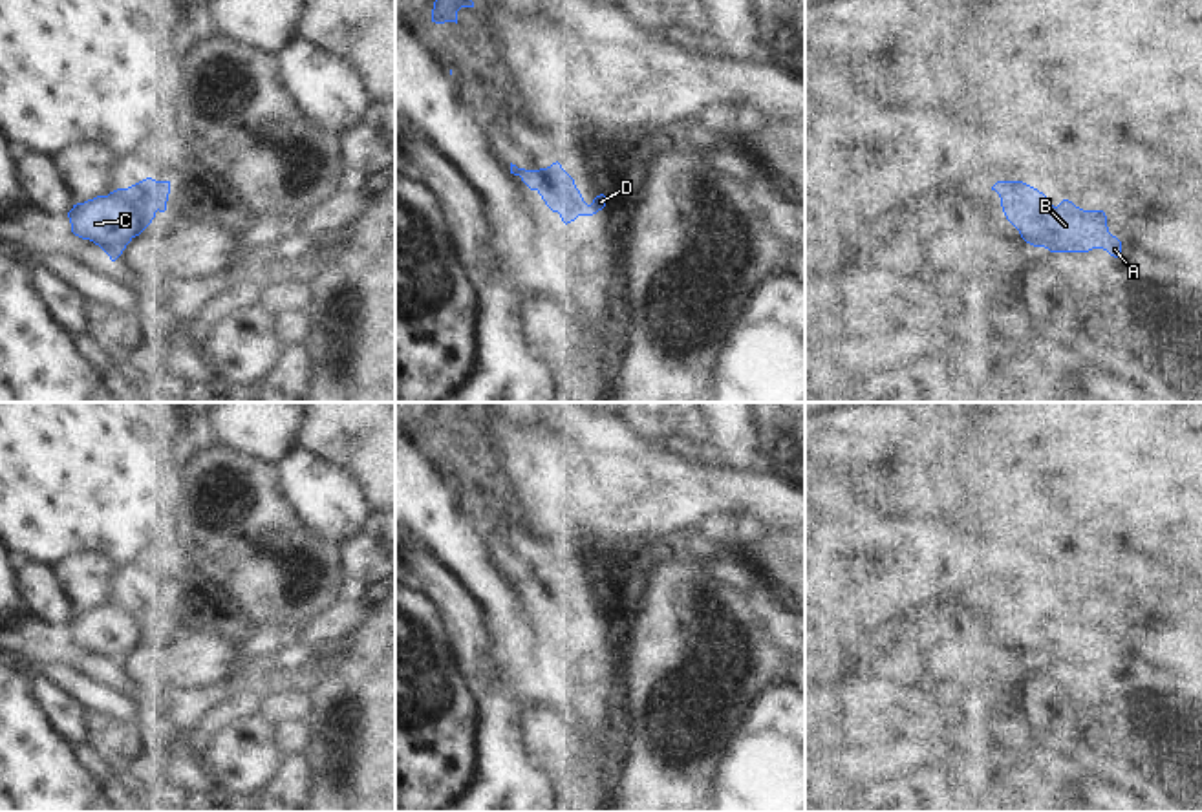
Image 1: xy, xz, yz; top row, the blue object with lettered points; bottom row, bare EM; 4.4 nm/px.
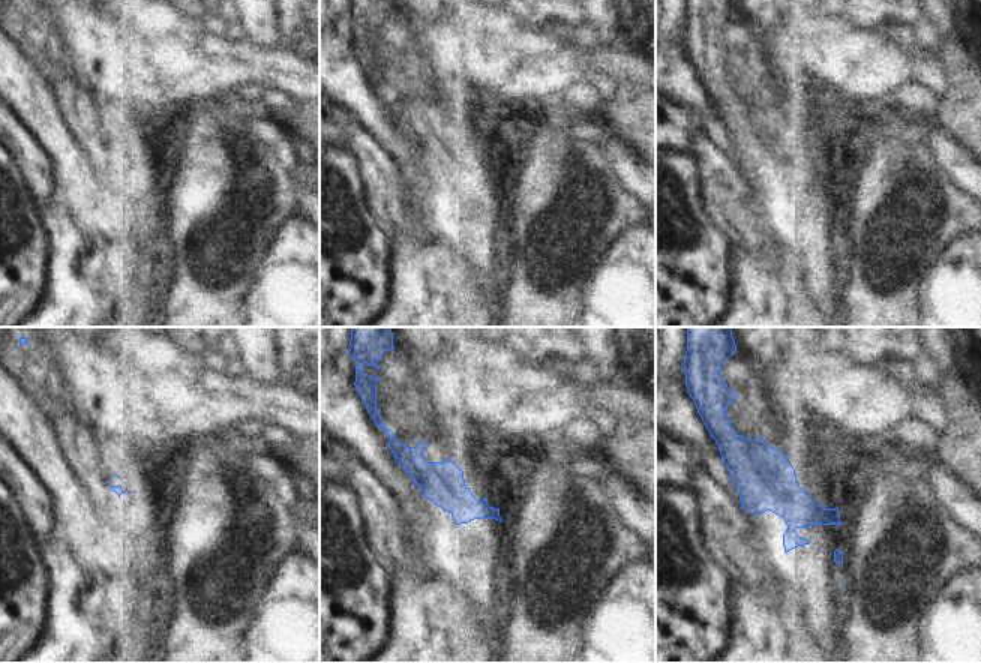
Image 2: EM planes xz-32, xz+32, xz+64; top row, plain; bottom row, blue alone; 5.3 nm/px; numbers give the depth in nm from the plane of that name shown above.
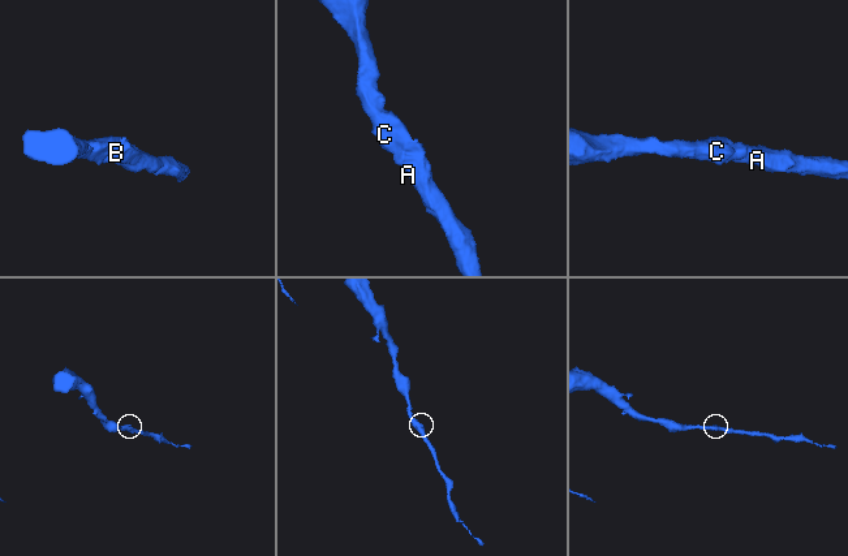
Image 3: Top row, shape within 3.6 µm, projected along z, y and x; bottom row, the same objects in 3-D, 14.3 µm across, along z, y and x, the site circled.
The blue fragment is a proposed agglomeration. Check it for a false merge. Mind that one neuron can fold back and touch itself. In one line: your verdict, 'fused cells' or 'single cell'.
single cell

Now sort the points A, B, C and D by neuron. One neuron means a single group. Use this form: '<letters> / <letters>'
A B C D

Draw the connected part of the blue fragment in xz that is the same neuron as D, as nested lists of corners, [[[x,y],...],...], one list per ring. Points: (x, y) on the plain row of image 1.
[[[556,571],[547,578],[525,580],[510,572],[510,583],[520,585],[521,591],[536,600],[545,614],[558,622],[567,635],[578,625],[593,625],[606,616],[606,605],[600,604],[587,614],[574,594],[574,589]]]

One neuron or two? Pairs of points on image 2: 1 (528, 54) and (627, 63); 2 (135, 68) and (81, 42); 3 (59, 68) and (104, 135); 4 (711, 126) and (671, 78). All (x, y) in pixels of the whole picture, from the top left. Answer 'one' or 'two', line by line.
1: one
2: one
3: one
4: one

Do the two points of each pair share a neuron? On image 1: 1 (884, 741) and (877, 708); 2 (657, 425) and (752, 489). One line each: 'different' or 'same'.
1: same
2: different

